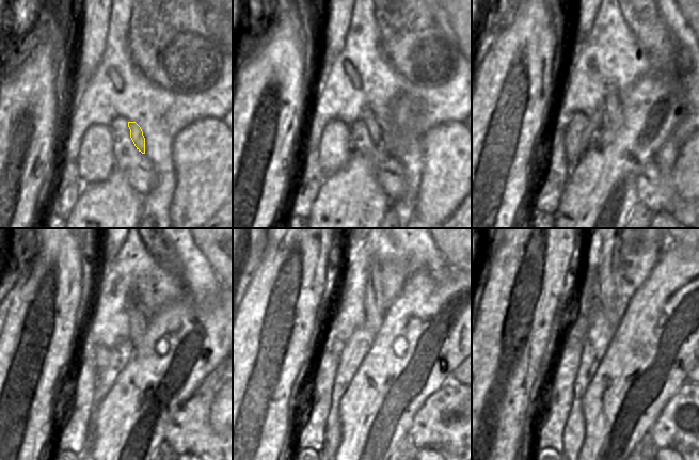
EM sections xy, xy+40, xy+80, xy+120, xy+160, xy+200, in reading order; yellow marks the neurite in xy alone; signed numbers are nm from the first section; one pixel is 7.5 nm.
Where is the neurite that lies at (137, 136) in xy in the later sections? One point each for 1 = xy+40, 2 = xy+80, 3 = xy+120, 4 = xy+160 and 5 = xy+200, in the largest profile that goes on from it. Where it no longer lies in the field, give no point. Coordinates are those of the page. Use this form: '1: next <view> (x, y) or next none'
1: next xy+40 (367, 116)
2: next xy+80 (613, 119)
3: next xy+120 (138, 319)
4: next xy+160 (375, 312)
5: next xy+200 (608, 258)

